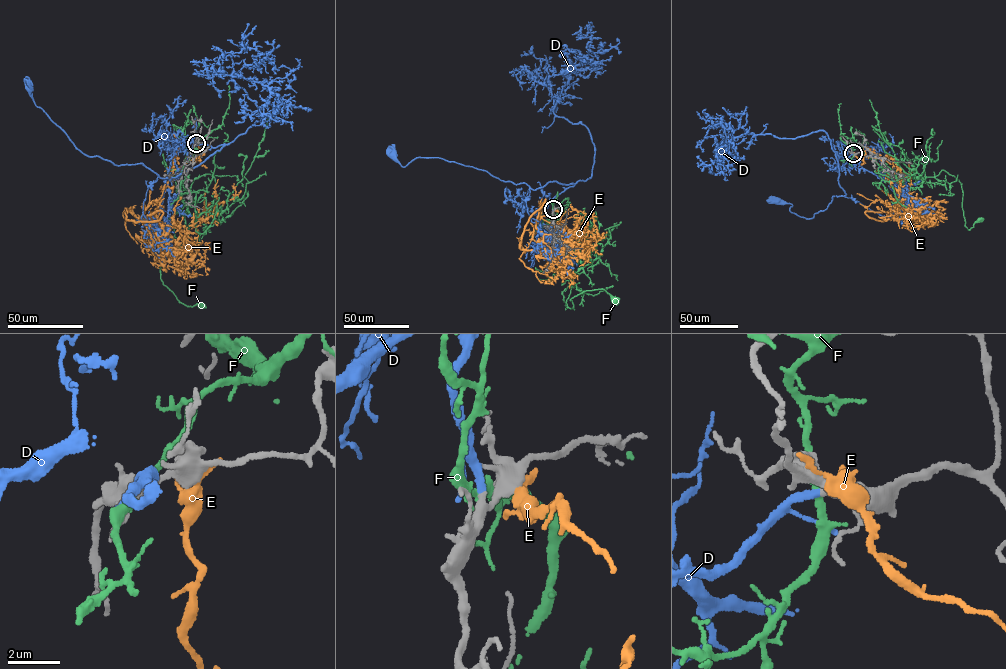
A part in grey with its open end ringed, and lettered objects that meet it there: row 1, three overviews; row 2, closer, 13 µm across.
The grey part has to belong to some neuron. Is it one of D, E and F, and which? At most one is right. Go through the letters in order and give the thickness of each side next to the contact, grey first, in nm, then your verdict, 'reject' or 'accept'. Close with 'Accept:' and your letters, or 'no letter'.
D: 300 nm thick on the grey side, 280 nm on the other; accept
E: 380 nm thick on the grey side, 400 nm on the other; reject
F: 300 nm thick on the grey side, 260 nm on the other; reject
Accept: D

